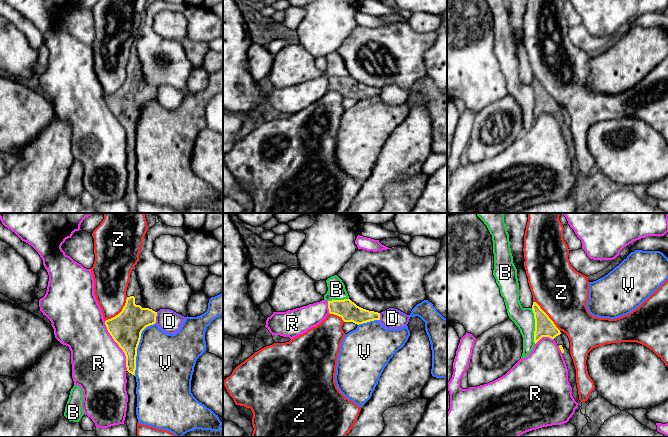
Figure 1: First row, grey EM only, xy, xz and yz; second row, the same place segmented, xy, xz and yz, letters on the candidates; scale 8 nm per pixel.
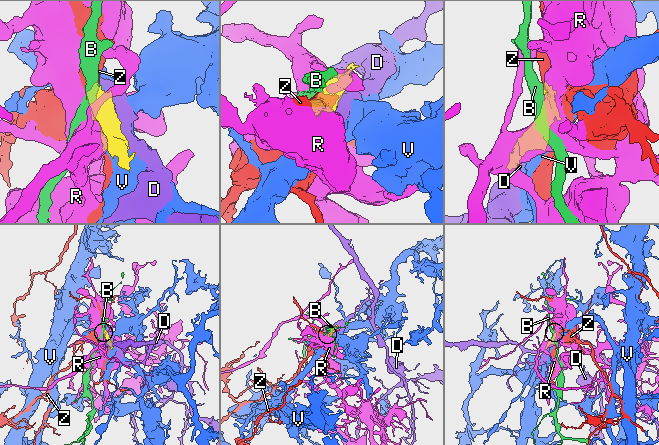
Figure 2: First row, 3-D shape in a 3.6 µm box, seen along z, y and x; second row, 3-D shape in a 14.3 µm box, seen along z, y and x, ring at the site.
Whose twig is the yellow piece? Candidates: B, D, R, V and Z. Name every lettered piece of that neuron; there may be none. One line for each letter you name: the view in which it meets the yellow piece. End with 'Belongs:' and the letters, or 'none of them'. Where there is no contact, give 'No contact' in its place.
Belongs: none of them

